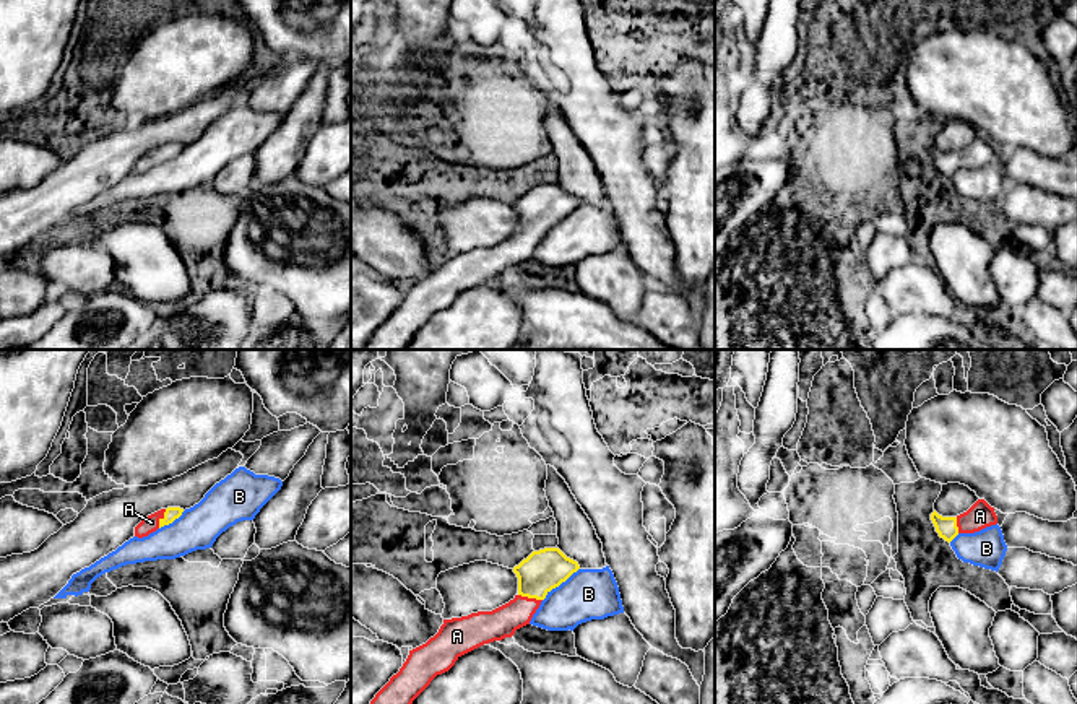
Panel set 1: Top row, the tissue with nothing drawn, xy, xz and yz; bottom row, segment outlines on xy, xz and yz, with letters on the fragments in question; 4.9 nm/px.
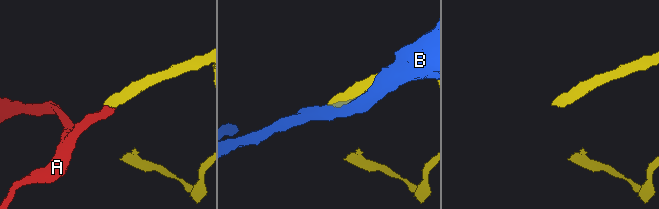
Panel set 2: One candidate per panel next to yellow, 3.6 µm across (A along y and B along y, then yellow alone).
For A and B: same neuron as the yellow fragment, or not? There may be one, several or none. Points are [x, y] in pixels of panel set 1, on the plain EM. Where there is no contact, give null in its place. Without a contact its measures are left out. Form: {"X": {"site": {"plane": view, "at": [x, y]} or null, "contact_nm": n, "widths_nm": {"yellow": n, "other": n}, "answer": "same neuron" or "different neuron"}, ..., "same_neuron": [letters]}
{"A": {"site": {"plane": "xz", "at": [530, 233]}, "contact_nm": 120, "widths_nm": {"yellow": 200, "other": 150}, "answer": "same neuron"}, "B": {"site": {"plane": "xz", "at": [559, 220]}, "contact_nm": 240, "widths_nm": {"yellow": 200, "other": 260}, "answer": "different neuron"}, "same_neuron": ["A"]}

